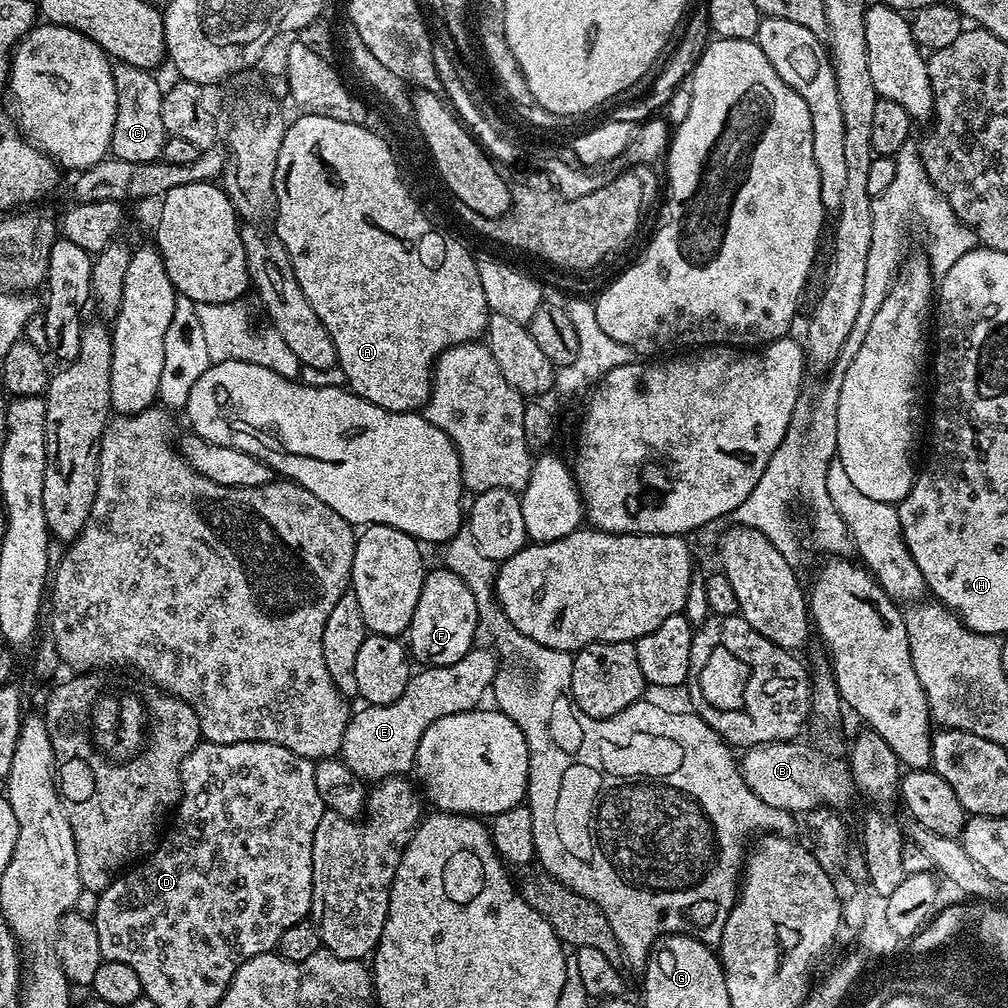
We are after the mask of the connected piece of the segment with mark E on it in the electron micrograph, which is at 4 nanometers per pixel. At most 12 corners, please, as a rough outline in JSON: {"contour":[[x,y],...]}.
{"contour":[[498,659],[424,666],[353,711],[339,759],[365,782],[411,773],[427,727],[479,709]]}

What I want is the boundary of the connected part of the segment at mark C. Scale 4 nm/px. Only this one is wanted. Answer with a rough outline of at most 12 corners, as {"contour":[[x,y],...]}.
{"contour":[[113,63],[111,155],[162,157],[165,89],[146,68]]}

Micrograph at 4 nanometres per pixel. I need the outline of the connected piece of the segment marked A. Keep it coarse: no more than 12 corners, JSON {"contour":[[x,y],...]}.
{"contour":[[297,115],[274,235],[347,387],[423,409],[477,257],[363,124]]}

